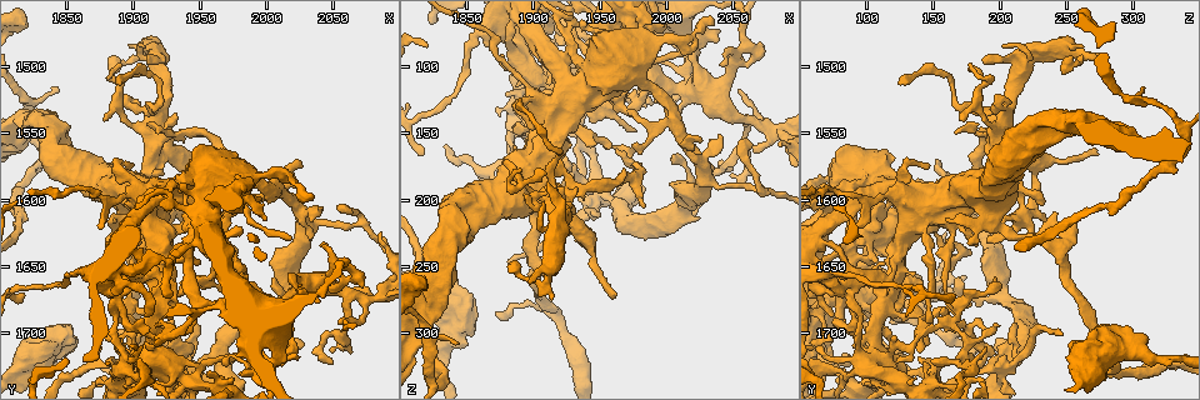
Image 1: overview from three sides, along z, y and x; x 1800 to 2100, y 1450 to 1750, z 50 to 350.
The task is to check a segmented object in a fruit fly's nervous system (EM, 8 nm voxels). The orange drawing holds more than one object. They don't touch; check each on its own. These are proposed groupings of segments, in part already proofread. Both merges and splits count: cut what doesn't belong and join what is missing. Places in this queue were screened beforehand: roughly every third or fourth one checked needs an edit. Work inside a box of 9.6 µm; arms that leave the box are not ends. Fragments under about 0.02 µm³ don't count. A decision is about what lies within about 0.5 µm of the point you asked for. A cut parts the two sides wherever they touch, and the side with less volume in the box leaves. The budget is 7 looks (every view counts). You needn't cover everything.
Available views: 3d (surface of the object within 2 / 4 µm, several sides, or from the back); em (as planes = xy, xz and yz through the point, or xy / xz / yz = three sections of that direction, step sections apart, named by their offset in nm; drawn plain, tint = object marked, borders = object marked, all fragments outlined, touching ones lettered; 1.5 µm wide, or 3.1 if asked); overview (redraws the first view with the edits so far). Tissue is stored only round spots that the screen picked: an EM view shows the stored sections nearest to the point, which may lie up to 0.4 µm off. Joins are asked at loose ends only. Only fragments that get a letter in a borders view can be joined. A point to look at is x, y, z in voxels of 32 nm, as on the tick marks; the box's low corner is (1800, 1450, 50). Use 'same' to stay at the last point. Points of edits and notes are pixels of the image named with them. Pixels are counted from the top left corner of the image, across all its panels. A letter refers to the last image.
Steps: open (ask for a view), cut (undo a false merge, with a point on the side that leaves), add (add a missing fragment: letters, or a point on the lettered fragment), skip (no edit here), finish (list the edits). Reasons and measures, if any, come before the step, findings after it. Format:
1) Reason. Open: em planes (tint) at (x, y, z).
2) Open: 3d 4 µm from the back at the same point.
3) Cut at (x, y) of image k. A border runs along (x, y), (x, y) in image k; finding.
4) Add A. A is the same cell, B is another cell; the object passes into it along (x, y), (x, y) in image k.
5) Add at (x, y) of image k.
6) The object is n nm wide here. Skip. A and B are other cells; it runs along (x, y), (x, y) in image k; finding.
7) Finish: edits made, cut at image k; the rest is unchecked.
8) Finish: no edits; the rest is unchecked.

A narrow waist. Open: 3d 4 µm at (2022, 1672, 118).

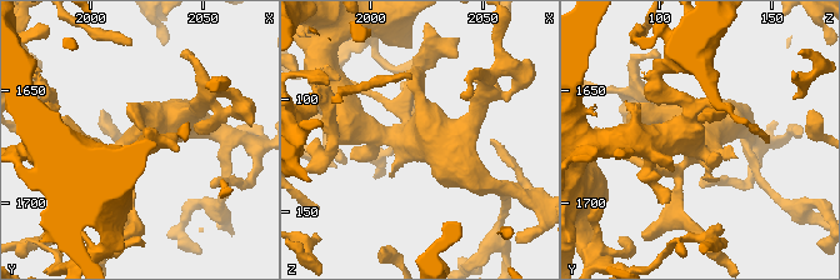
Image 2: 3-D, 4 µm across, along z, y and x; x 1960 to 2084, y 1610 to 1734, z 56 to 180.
Open: em planes (borders) at (2023, 1672, 118).

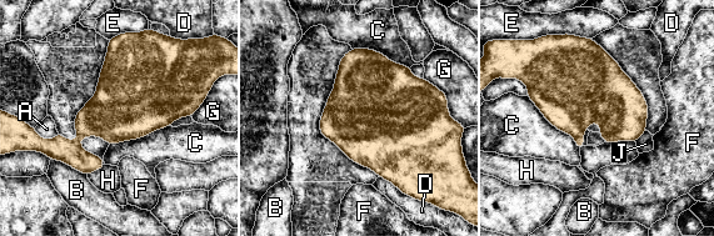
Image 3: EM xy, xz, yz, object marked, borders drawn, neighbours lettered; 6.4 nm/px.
The longest contact is with C, 480 nm. Skip. A, B, C, D, E, F, G, H and J are other cells; continuous, no second neuron.

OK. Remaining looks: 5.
Sudden change in width. Open: em planes (tint) at (1908, 1598, 134).

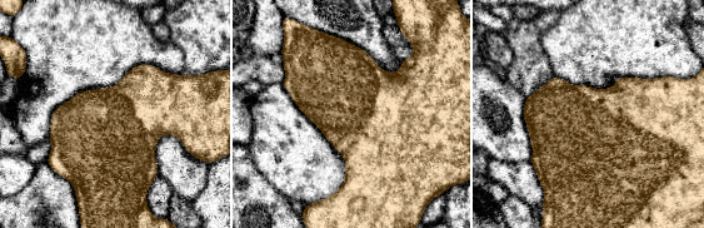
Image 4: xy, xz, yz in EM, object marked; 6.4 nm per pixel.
Open: em planes (borders) at the same point.

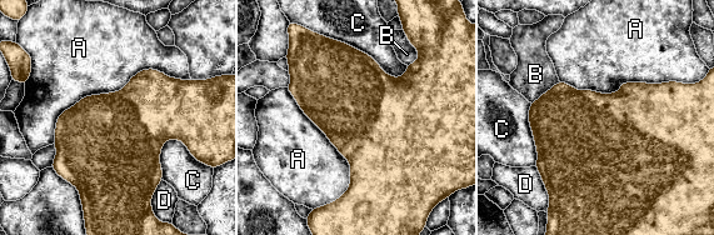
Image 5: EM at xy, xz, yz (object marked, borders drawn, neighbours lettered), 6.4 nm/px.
The longest contact is with A, 900 nm. Skip. A, B, C and D are other cells; a border runs along (175, 78), (53, 143) in image 5; all the same neuron.

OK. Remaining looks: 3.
Sudden change in width. Open: em planes (borders) at (1856, 1658, 82).

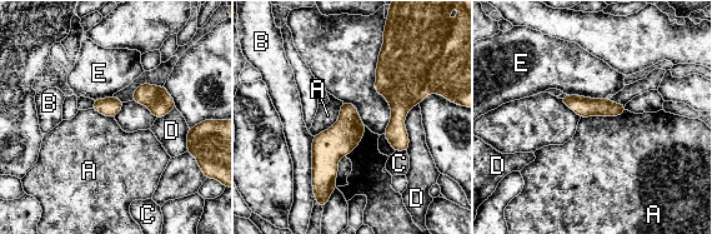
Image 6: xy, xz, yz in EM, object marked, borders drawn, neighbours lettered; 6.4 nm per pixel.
Skip. A, B, C, D and E are other cells; all the same neuron.

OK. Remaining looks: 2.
Finish: no edits; the rest is unchecked.

